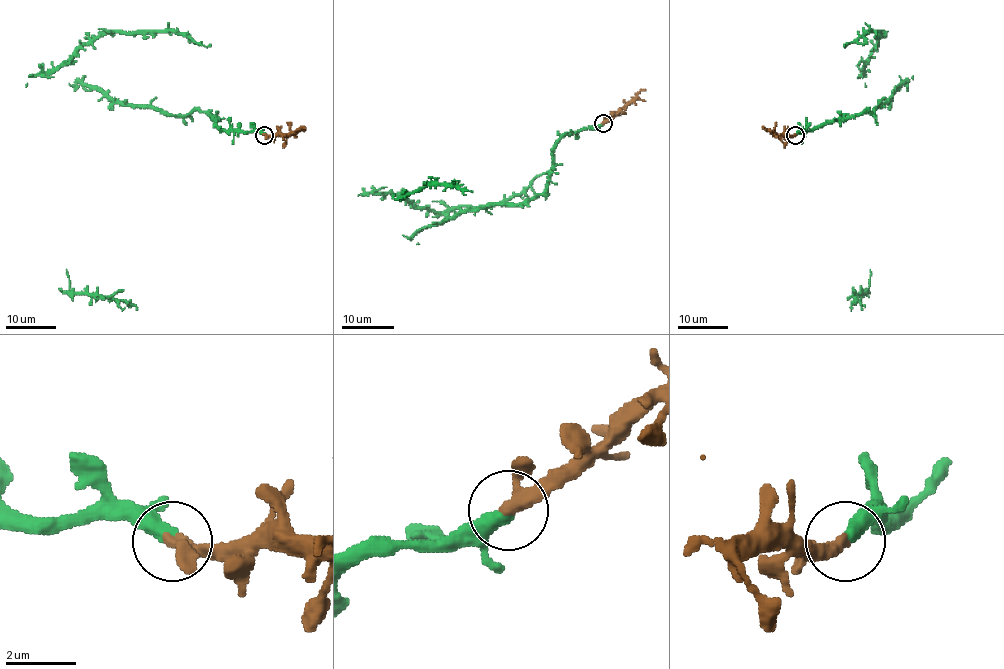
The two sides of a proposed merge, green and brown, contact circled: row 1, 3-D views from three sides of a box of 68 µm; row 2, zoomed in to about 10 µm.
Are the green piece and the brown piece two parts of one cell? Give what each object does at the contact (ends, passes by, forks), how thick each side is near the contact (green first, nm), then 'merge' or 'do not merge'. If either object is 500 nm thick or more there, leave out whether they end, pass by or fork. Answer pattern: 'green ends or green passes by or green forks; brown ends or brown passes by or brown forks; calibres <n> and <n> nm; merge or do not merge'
green ends; brown passes by; calibres 400 and 280 nm; merge

